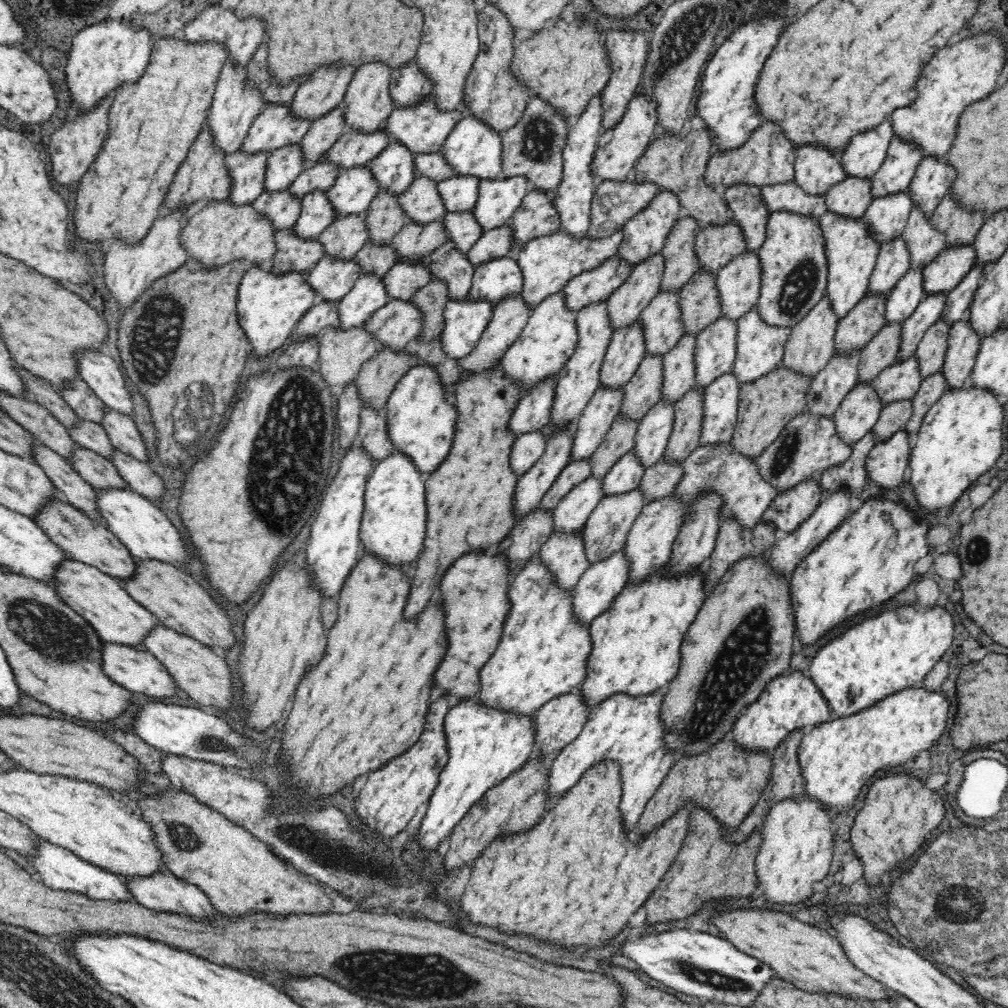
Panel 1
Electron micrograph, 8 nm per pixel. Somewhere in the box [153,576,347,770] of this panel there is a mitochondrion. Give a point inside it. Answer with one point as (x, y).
(213, 745)

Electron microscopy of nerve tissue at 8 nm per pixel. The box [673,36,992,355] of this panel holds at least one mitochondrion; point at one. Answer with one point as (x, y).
(801, 283)

